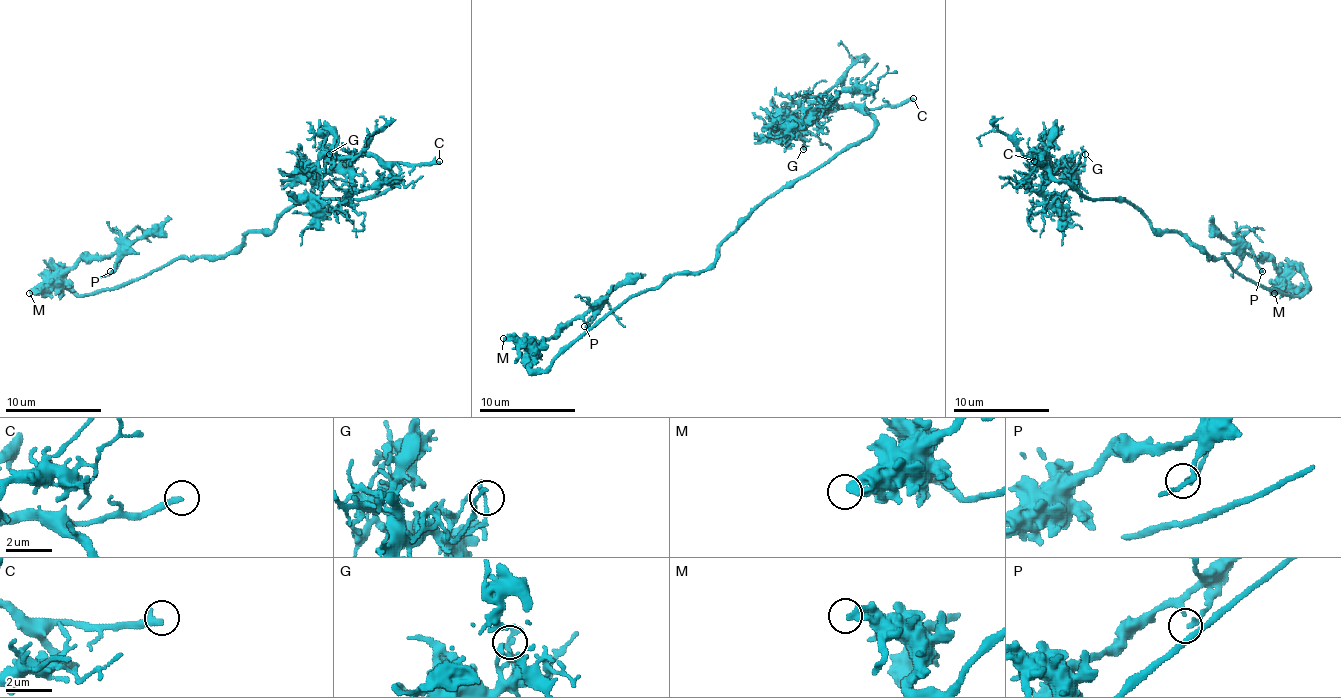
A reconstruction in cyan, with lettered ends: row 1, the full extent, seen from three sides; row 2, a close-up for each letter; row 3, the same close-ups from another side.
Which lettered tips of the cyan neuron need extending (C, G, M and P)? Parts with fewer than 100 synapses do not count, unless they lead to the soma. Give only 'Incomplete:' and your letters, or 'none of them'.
Incomplete: C

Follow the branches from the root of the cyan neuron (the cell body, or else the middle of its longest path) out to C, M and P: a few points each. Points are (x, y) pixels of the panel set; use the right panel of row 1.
C: (1193, 242), (1178, 233), (1159, 233), (1133, 204), (1080, 194), (1068, 182), (1058, 180), (1044, 163), (1034, 161)
M: (1193, 242), (1209, 257), (1224, 259), (1243, 278), (1265, 288), (1291, 295), (1305, 288), (1279, 288), (1274, 293)
P: (1193, 242), (1265, 288), (1291, 295), (1305, 288), (1298, 288), (1272, 261), (1253, 257), (1250, 249), (1262, 271)

